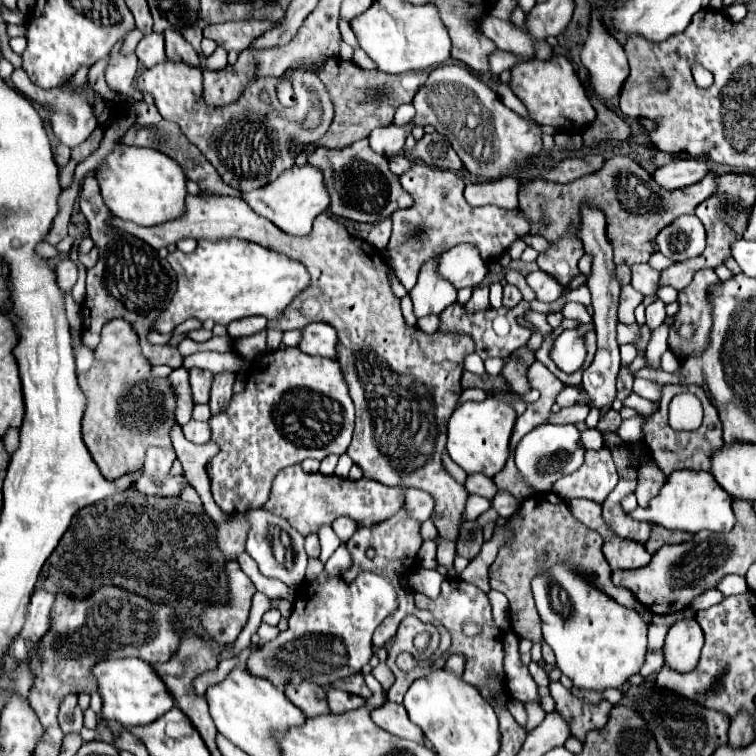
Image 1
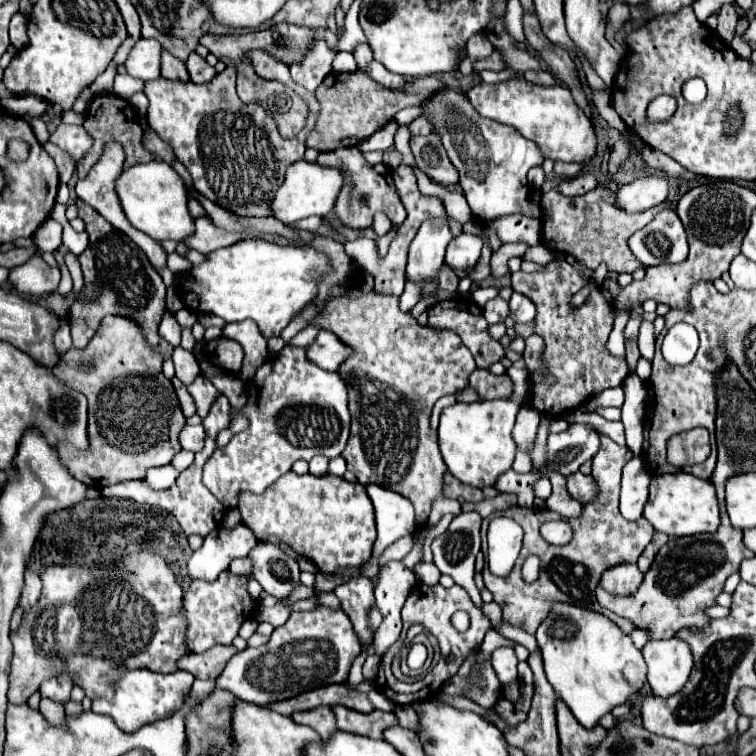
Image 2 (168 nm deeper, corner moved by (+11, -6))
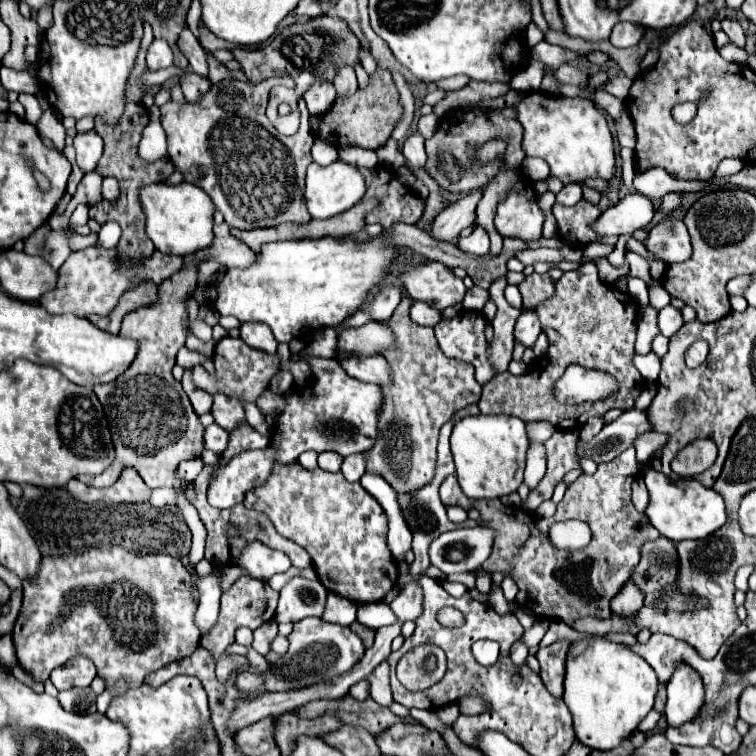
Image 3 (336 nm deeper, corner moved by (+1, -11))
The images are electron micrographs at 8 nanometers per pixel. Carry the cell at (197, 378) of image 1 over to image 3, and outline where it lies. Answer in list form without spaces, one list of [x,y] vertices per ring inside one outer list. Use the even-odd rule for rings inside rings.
[[[214,394],[212,416],[218,426],[232,430],[238,422],[244,420],[244,408],[242,408],[240,400],[236,400],[236,398],[228,398],[224,394]]]

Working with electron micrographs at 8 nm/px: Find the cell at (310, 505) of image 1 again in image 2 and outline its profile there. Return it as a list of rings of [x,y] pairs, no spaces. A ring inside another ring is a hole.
[[[288,471],[260,495],[240,493],[238,509],[242,513],[242,523],[248,525],[258,539],[266,539],[268,535],[284,539],[284,543],[294,547],[294,551],[310,557],[310,561],[314,561],[314,565],[324,575],[336,575],[340,569],[360,569],[372,555],[372,545],[376,539],[372,501],[368,499],[360,483],[348,483],[344,477],[336,477],[330,473],[320,477],[310,473],[296,475],[294,471]]]

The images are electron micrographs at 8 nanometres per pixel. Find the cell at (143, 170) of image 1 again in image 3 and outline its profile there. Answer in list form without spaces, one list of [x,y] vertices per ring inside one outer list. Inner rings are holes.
[[[156,182],[140,188],[140,202],[146,214],[146,234],[154,242],[156,250],[160,250],[162,254],[184,256],[184,254],[208,248],[212,244],[214,204],[202,188],[188,182],[182,182],[176,186],[168,182]]]

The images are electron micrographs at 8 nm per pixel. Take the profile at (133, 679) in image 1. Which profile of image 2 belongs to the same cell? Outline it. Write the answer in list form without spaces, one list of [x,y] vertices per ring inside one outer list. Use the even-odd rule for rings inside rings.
[[[148,669],[126,671],[116,685],[114,699],[94,699],[92,711],[110,715],[122,731],[134,733],[148,723],[154,723],[158,719],[174,715],[182,707],[184,697],[188,695],[188,691],[192,687],[192,681],[194,681],[192,673],[186,673],[186,671],[174,671],[168,675],[152,673]]]

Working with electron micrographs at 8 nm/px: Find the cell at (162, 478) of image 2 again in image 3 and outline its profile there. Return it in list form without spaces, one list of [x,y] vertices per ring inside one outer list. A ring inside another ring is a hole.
[[[194,458],[187,461],[182,461],[177,469],[177,475],[186,482],[192,482],[196,479],[196,476],[200,474],[202,470],[202,460],[200,458]]]

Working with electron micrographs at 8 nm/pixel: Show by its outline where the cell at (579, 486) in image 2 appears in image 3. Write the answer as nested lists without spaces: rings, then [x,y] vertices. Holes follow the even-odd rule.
[[[556,430],[556,434],[544,442],[548,470],[538,486],[530,490],[526,498],[528,510],[536,510],[542,502],[551,499],[562,476],[574,468],[580,468],[580,462],[576,458],[576,442],[578,430]]]

